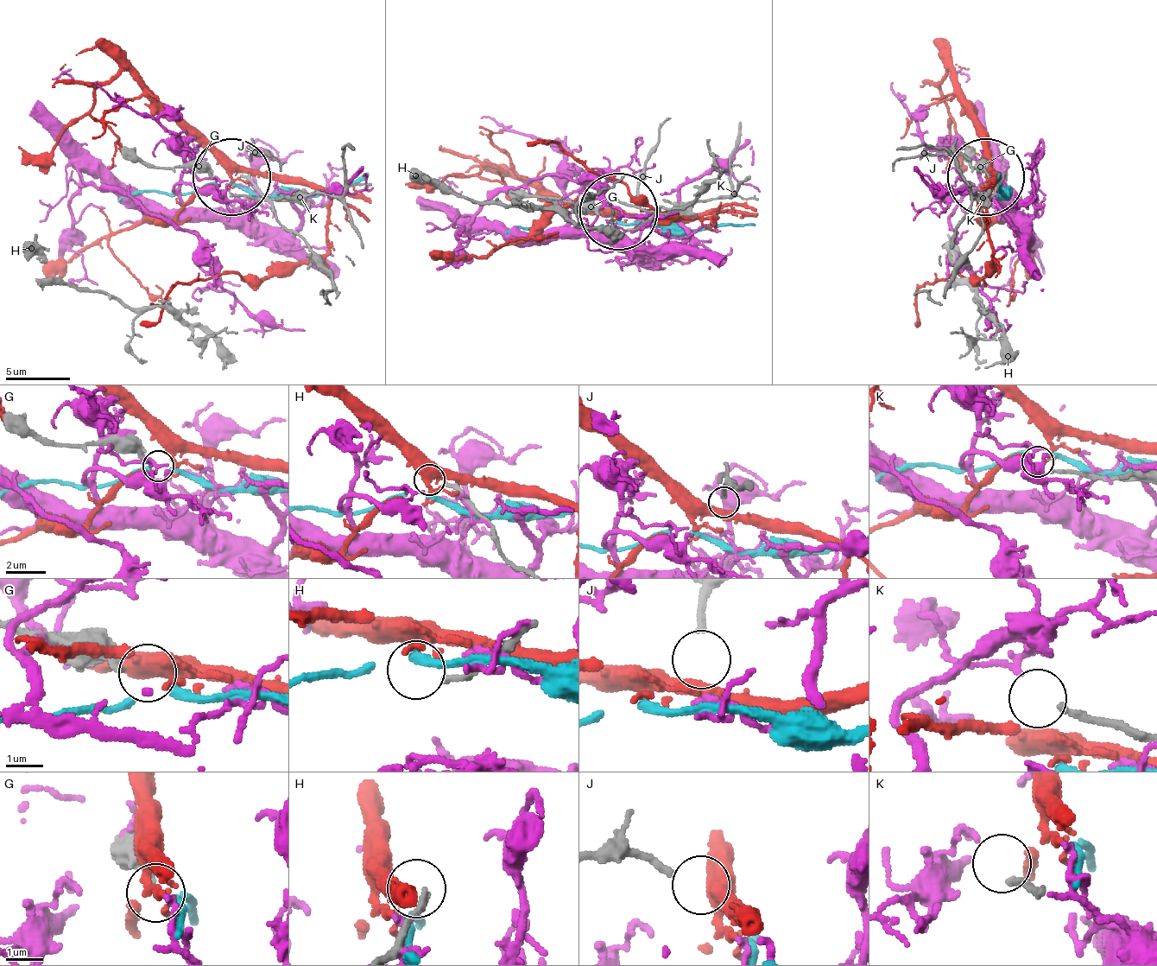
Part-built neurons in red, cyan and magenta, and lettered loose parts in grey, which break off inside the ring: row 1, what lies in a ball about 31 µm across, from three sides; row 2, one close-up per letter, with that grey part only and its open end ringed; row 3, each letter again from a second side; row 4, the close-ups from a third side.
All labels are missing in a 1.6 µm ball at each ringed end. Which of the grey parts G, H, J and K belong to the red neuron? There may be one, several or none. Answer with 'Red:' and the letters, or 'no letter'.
Red: J

